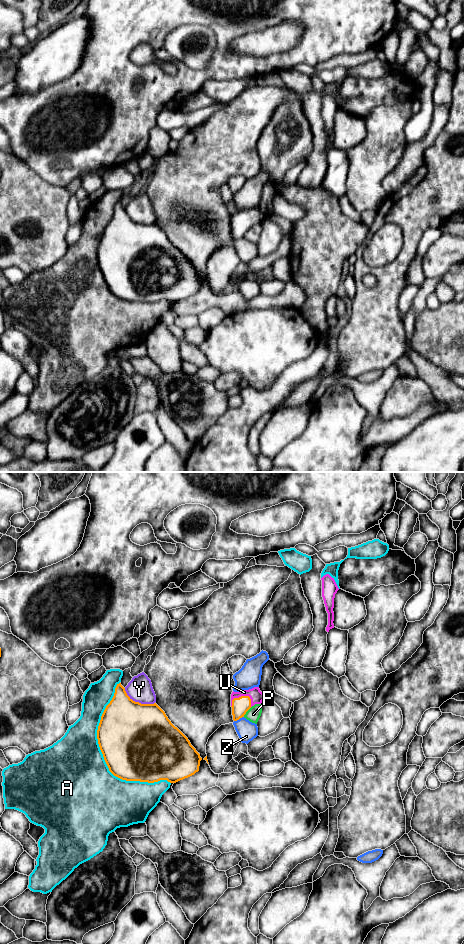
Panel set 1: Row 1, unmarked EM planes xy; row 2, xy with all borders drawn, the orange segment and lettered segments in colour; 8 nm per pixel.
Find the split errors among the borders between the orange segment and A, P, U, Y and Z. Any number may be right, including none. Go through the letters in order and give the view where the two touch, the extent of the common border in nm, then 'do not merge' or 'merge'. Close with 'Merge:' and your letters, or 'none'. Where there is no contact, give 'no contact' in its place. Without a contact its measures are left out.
A: xy | 900 nm | do not merge
P: xy | 100 nm | do not merge
U: xy | 180 nm | merge
Y: xy | 280 nm | do not merge
Z: xy | 90 nm | do not merge
Merge: U

